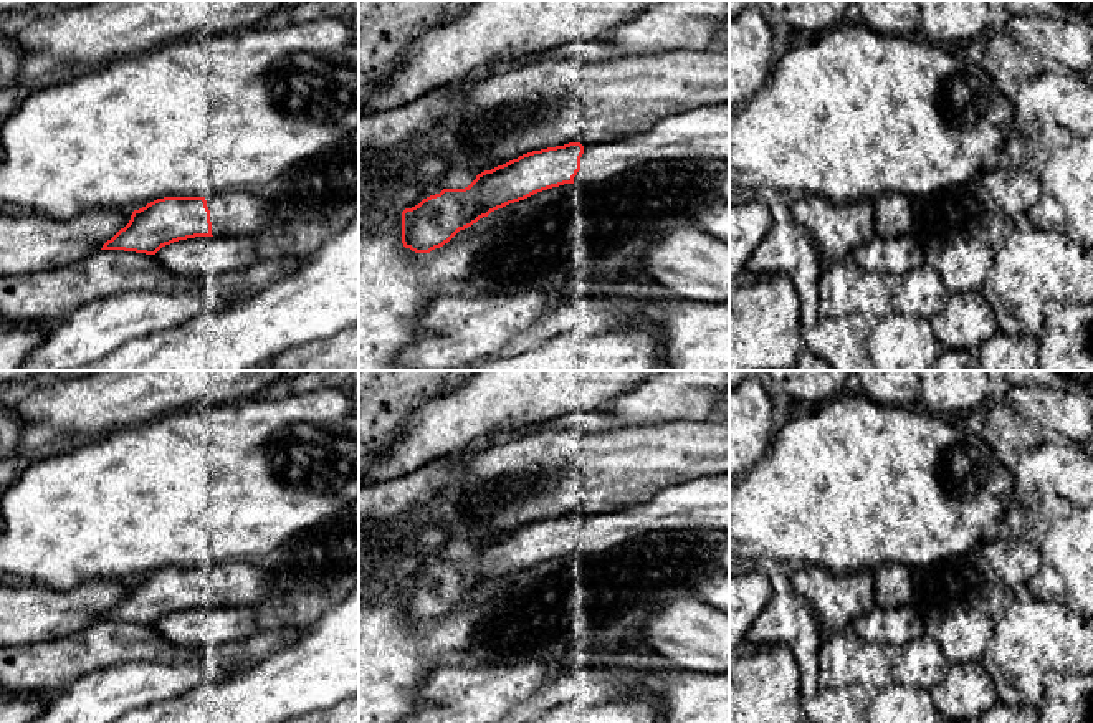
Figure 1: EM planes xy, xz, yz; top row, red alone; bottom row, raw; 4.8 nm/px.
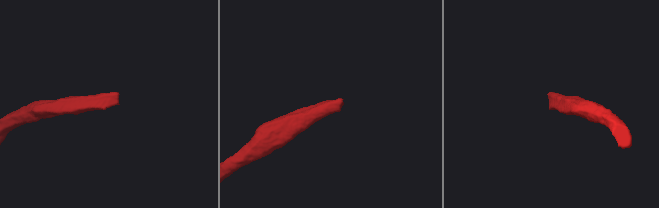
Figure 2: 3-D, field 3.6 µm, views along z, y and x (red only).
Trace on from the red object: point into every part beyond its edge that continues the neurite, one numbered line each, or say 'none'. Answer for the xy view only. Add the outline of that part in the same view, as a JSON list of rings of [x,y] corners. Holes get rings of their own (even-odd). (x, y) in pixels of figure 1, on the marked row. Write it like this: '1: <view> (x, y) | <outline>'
1: xy (233, 212) | [[[251,189],[205,197],[213,237],[256,237],[271,225],[271,210]]]

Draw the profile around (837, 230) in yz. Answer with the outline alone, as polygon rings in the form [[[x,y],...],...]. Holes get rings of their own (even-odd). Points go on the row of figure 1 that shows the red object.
[[[819,197],[794,200],[794,222],[807,228],[822,261],[847,260],[865,240],[876,235],[871,200],[832,203]]]

